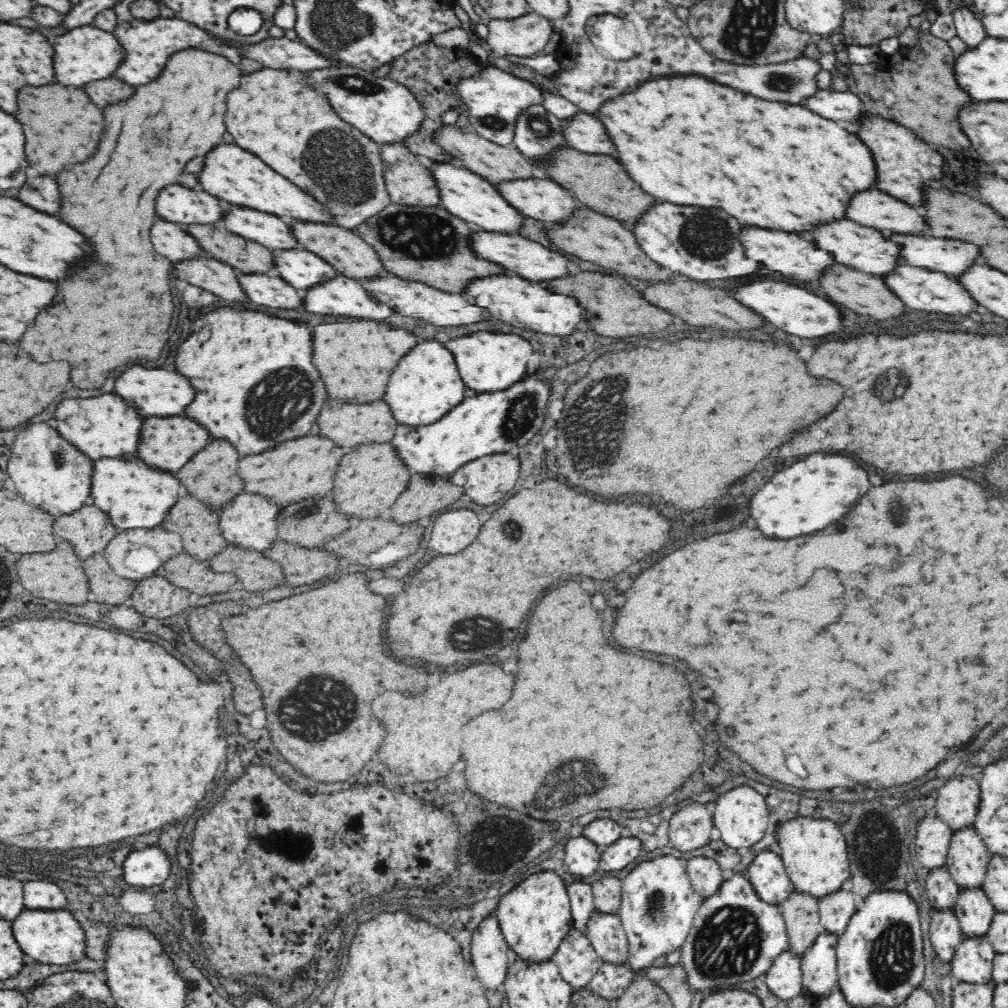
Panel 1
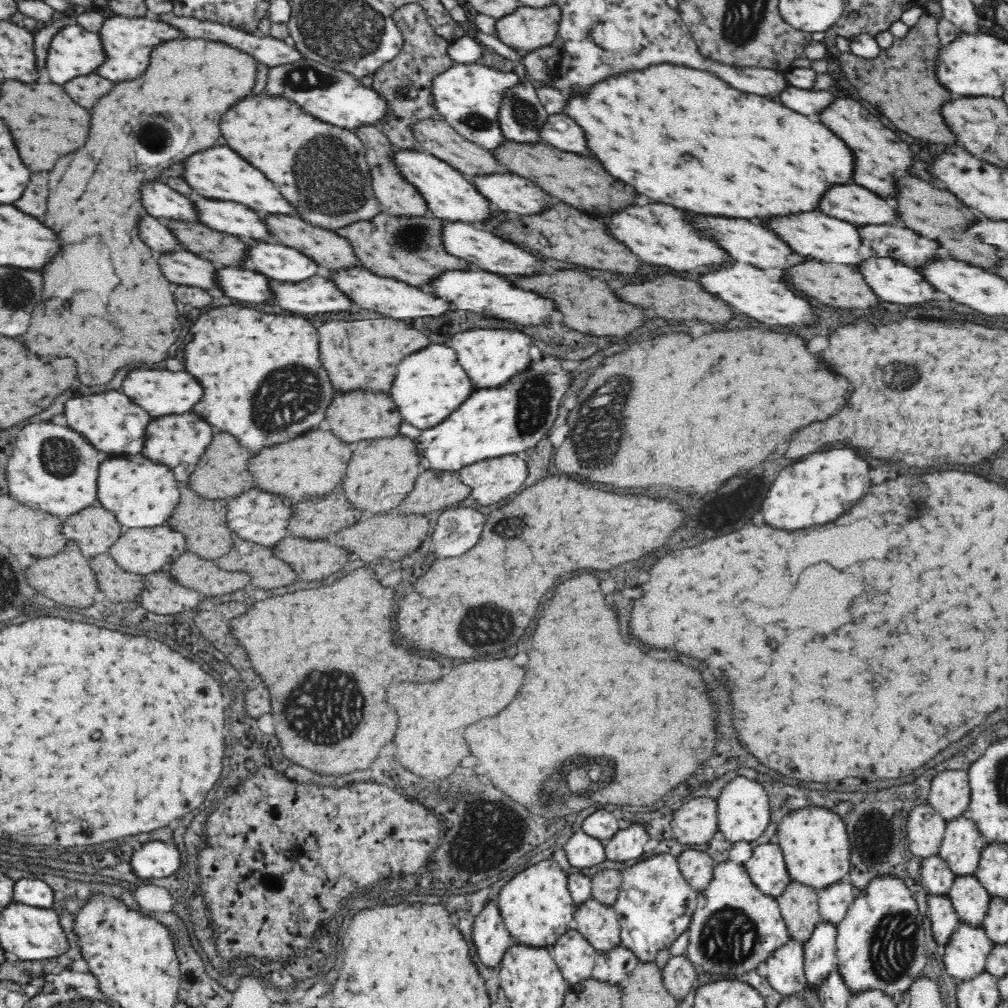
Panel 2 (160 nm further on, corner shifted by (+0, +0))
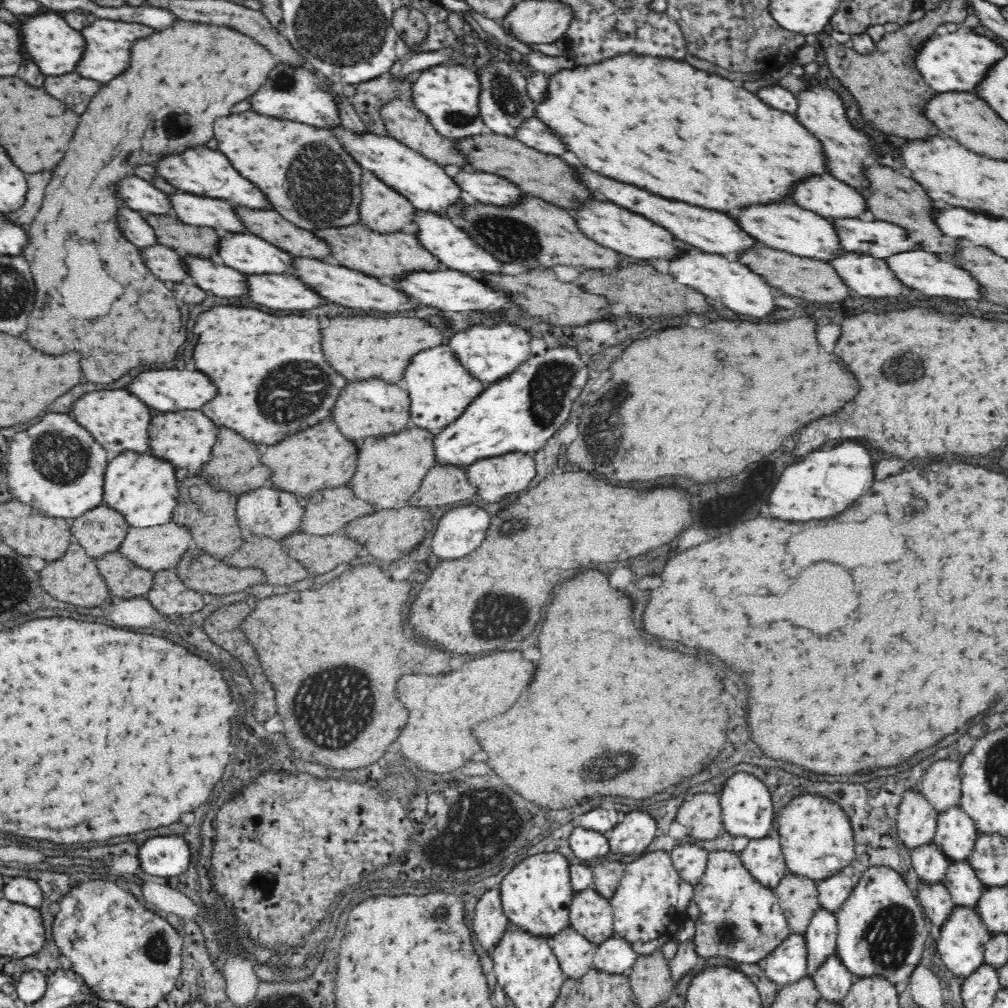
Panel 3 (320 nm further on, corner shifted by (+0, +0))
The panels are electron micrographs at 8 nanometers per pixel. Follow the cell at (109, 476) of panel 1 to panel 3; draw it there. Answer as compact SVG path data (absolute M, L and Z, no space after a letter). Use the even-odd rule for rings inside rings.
M124 452L112 458L112 462L106 466L106 476L104 476L104 502L118 510L128 526L158 526L158 524L168 524L172 520L172 512L178 502L178 484L176 484L176 474L170 464L164 460L156 460L154 456L148 454L134 454L134 452Z

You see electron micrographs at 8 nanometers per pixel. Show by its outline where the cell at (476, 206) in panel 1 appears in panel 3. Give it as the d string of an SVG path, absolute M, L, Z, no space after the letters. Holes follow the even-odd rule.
M341 127L332 128L336 135L345 144L346 151L362 165L363 170L378 173L390 187L406 196L418 211L440 215L452 206L462 204L462 188L453 178L450 178L440 163L426 158L414 151L409 145L390 137L376 136L374 133L364 136L355 135L353 132L344 132Z

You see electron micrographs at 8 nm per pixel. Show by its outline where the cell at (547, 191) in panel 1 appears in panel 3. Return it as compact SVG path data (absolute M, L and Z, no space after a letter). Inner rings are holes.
M461 170L455 174L454 180L457 181L458 186L462 190L469 192L480 203L492 204L495 207L517 207L522 202L522 198L527 196L526 192L514 183L514 181L497 174L490 174L480 170L472 173Z

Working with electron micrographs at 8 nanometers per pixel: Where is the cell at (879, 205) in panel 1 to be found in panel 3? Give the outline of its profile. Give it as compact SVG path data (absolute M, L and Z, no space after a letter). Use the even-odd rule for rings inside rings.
M826 174L798 186L794 200L802 208L814 210L827 219L868 219L871 212L866 196L863 191Z

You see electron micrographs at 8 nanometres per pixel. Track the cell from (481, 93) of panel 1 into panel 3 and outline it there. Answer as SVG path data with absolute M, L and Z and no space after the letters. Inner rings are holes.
M441 66L420 71L418 80L412 86L413 106L430 117L434 129L451 139L472 139L488 132L481 115L482 81L479 67Z

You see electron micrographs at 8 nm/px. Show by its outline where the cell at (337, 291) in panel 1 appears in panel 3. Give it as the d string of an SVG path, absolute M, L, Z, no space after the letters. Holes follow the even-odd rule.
M250 276L250 298L274 310L314 310L328 304L298 276Z

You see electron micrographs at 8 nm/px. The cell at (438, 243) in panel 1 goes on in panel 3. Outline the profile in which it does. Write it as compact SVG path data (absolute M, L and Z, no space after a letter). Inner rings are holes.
M354 223L345 227L317 229L319 237L323 237L332 247L332 256L346 264L348 268L358 268L360 272L366 272L376 278L406 278L412 272L432 272L442 266L438 256L430 252L422 241L418 239L418 231L393 233L376 231L369 224Z

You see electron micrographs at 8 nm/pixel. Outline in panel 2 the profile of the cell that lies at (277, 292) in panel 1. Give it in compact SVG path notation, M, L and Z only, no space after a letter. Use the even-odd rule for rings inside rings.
M224 268L218 274L220 274L218 283L224 288L221 292L226 292L226 296L230 298L256 304L274 304L276 300L272 284L264 274L238 268Z

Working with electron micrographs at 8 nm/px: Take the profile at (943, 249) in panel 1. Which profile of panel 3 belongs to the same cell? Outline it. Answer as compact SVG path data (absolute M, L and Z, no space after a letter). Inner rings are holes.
M871 218L834 219L838 232L842 236L842 246L846 250L864 252L868 256L888 258L902 252L920 250L922 245L910 239L908 230L902 226L894 226L890 221L873 220Z

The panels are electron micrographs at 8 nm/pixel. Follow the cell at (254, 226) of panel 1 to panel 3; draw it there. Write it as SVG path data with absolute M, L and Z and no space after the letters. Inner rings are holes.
M178 194L172 196L174 208L184 223L195 227L224 228L228 232L248 232L242 218L236 214L236 208L226 200L214 200L206 196Z

